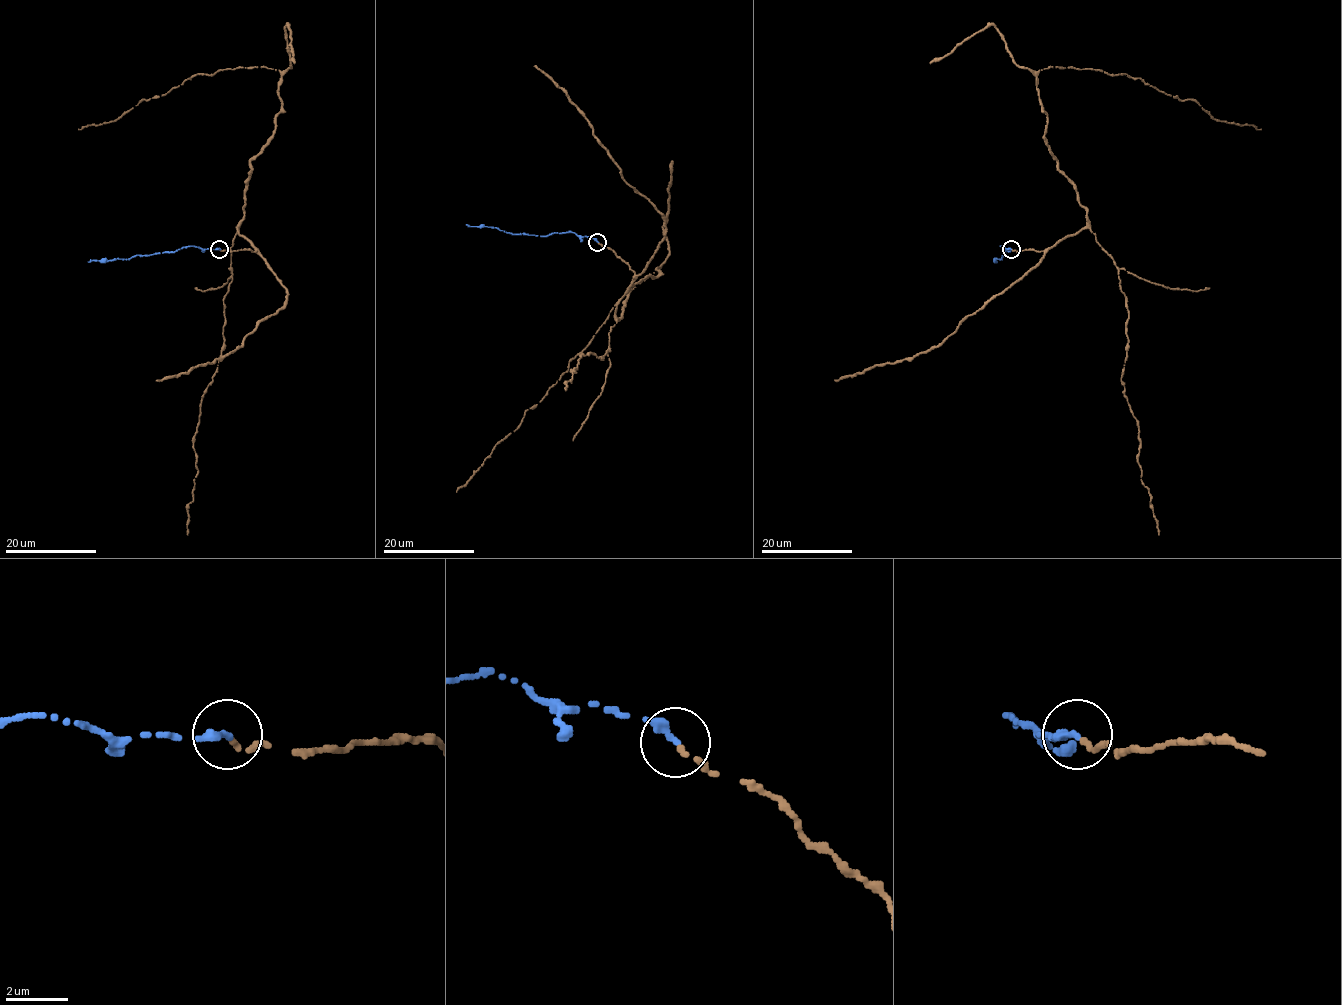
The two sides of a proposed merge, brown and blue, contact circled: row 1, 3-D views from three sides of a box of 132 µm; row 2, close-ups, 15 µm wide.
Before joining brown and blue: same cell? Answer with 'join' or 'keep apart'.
join

